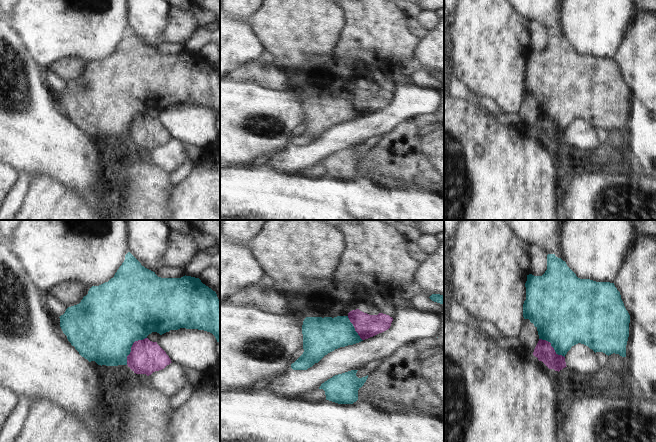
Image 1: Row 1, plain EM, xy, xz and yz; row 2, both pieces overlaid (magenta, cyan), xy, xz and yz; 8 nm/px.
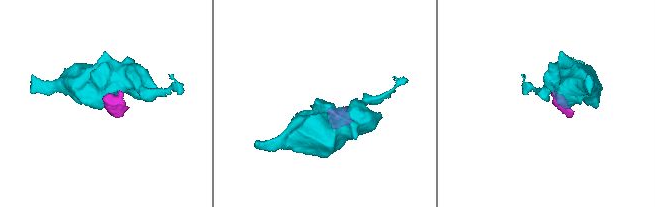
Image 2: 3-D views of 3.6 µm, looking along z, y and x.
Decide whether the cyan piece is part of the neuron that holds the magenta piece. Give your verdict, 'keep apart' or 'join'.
keep apart

